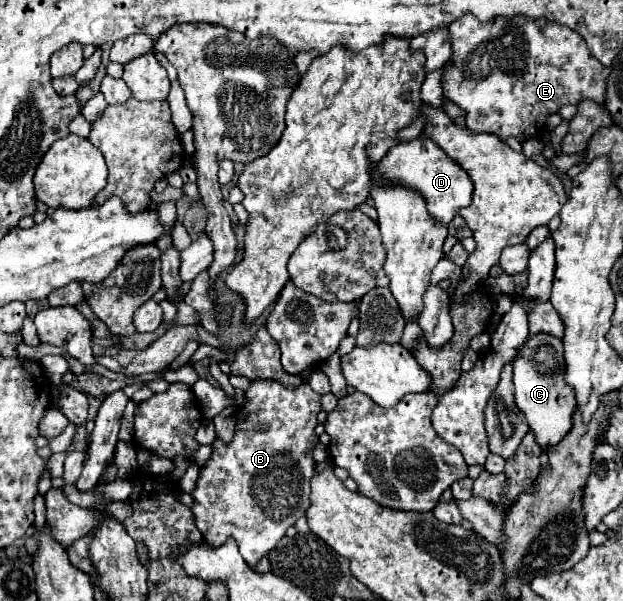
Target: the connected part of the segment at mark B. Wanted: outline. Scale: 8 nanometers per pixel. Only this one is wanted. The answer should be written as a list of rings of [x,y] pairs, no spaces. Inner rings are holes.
[[[253,380],[245,396],[247,404],[235,412],[237,430],[231,444],[223,444],[221,440],[213,442],[213,454],[201,468],[197,488],[193,492],[195,504],[191,510],[209,548],[219,548],[233,538],[243,560],[255,568],[257,562],[285,536],[287,528],[291,528],[307,510],[309,480],[315,468],[315,462],[307,450],[317,442],[313,428],[317,426],[317,414],[321,412],[321,396],[307,384],[289,390],[275,380]]]

